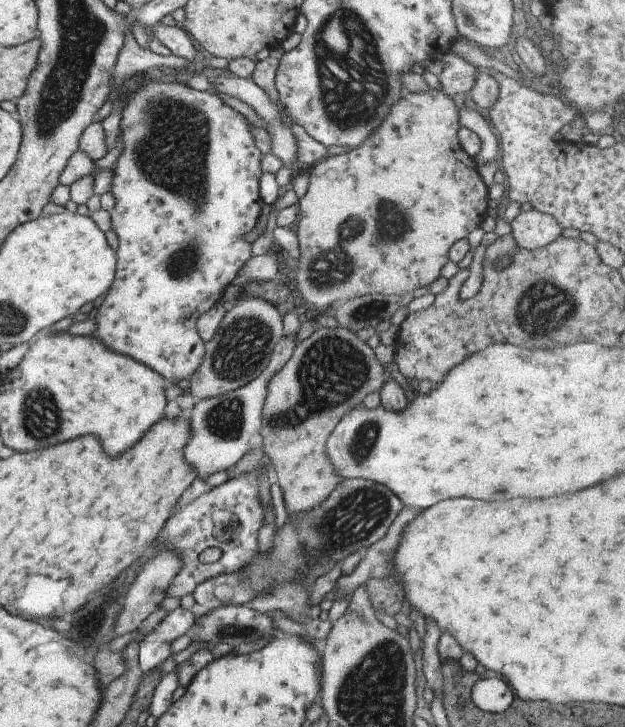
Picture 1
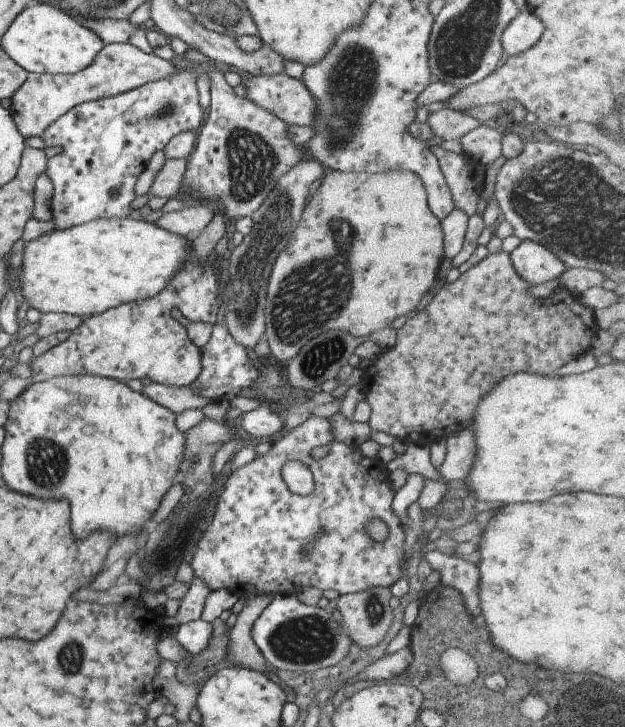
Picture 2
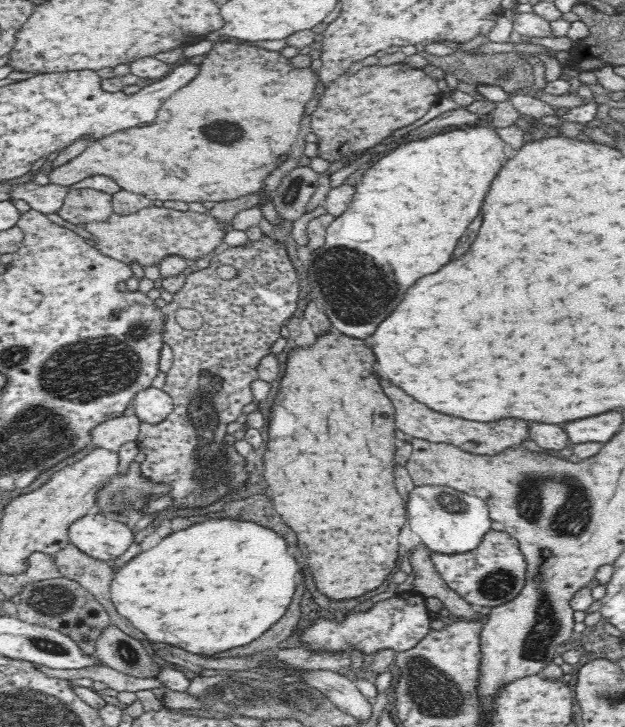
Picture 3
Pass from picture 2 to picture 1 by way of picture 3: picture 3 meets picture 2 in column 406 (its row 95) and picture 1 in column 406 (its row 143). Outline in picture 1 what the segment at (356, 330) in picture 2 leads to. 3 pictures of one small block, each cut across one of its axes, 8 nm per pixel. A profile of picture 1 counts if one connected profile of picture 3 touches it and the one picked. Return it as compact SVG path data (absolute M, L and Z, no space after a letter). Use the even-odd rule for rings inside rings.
M430 86L427 92L421 94L402 89L399 100L389 108L385 120L355 152L351 152L349 148L342 154L322 158L309 167L307 190L297 202L299 214L295 222L295 232L299 244L299 258L297 270L291 273L295 277L295 292L301 300L305 300L318 311L323 311L351 299L351 296L357 297L357 292L380 293L379 288L375 288L377 280L373 280L373 274L363 276L359 270L355 270L355 264L359 264L359 260L367 262L363 260L365 244L373 244L373 248L377 250L375 258L369 256L369 262L375 260L373 266L381 268L387 264L385 268L389 268L393 264L391 268L399 270L393 290L389 290L391 294L411 292L421 286L430 285L439 277L441 266L448 262L447 250L451 248L451 244L465 238L486 218L487 200L490 196L490 191L478 174L476 163L459 144L455 108L449 96ZM385 204L393 208L397 206L395 210L405 218L405 224L411 226L407 226L399 234L399 238L395 238L395 242L391 240L391 244L389 238L381 238L381 230L377 226L377 218L381 216L381 208L385 208ZM417 226L423 230L423 242L417 242Z

